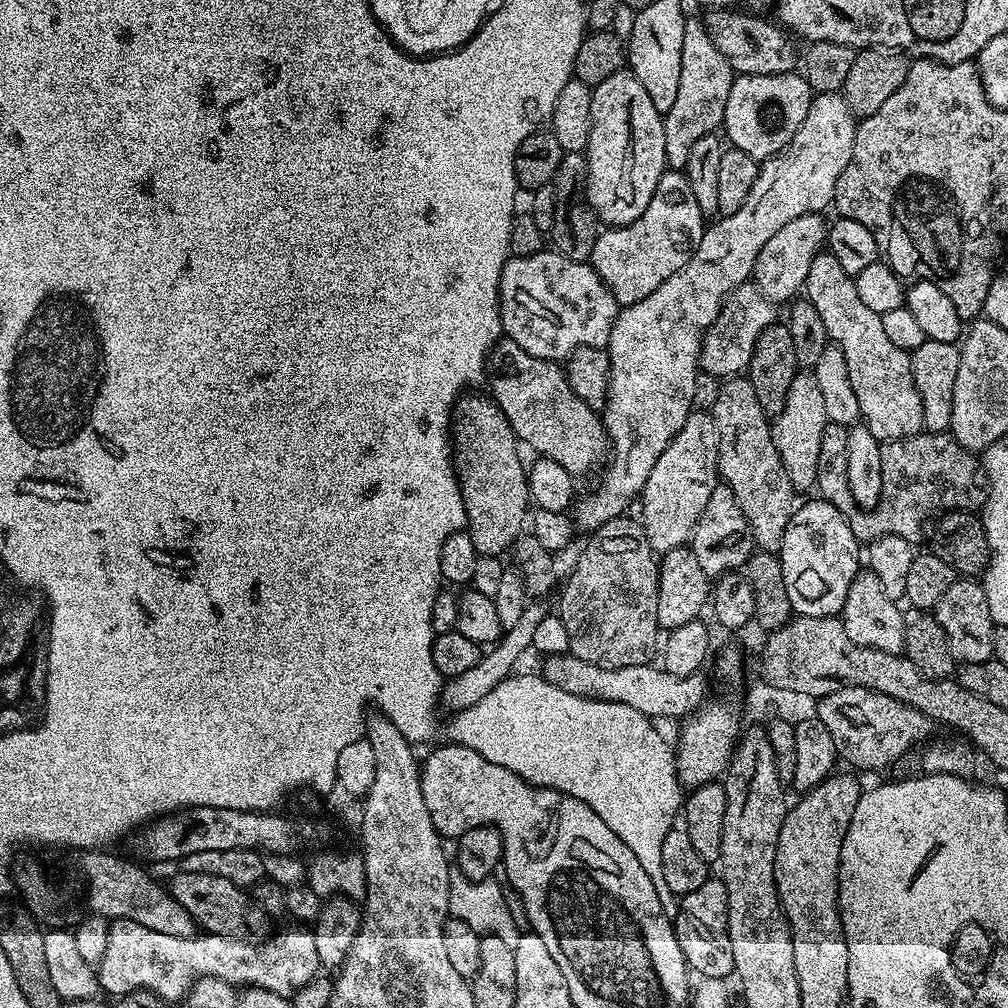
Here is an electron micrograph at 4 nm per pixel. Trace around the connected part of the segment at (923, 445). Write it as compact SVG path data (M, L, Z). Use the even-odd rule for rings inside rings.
M919 432L916 436L908 436L905 440L889 440L881 443L882 454L882 494L876 509L871 509L870 520L876 520L876 532L879 536L897 536L906 538L906 542L914 543L919 535L919 526L932 516L932 512L940 512L940 508L952 508L959 505L964 510L983 509L986 499L986 477L981 464L973 453L964 449L948 432Z

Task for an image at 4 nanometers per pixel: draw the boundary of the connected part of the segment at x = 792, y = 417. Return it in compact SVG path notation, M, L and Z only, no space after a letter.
M797 371L796 377L790 382L790 388L786 390L782 410L774 417L772 429L776 449L793 489L811 489L815 485L818 474L818 450L822 450L822 430L826 430L828 423L830 421L826 414L826 405L815 371Z

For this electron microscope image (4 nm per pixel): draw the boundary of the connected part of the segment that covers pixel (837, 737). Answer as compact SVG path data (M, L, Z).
M836 686L819 697L817 704L820 705L814 712L815 719L830 730L837 757L856 768L888 768L898 763L915 744L923 745L933 735L934 722L922 710L914 710L914 706L898 702L875 688Z

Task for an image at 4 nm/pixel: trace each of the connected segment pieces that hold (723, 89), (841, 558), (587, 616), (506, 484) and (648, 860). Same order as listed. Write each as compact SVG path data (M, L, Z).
M685 19L682 30L682 74L678 74L678 98L668 112L663 113L666 138L667 167L683 170L690 158L690 150L698 138L713 135L723 125L726 114L726 98L730 98L730 86L734 73L730 62L722 58L718 46L710 40L703 19Z
M813 498L793 511L778 555L782 582L786 582L786 594L790 594L795 615L839 617L846 590L862 568L862 544L856 540L857 533L850 530L848 520L825 500Z
M621 514L613 518L613 520L608 520L605 524L602 525L602 527L595 529L591 533L592 536L588 540L588 545L584 548L584 553L581 554L580 557L576 560L576 565L572 568L572 573L568 576L568 581L564 584L564 589L560 592L560 609L558 609L558 615L560 617L560 621L562 622L562 626L566 626L566 638L568 639L568 652L571 653L571 655L576 656L578 659L582 659L582 661L586 663L592 663L594 666L598 667L604 667L604 668L618 668L618 667L624 667L624 666L642 666L643 664L649 663L653 658L652 655L657 655L658 652L658 640L656 644L656 632L658 633L658 578L660 577L660 569L658 567L658 556L657 553L653 552L652 547L650 546L650 542L646 538L646 534L644 533L644 526L643 523L639 519L631 520L630 517L628 517L628 514Z
M461 395L452 410L450 447L456 465L456 477L460 480L460 493L466 510L467 533L481 556L503 557L511 549L517 537L525 531L530 516L528 474L525 461L520 461L521 445L516 439L510 422L502 414L495 400L484 396Z
M519 674L507 676L472 708L457 711L453 716L456 717L448 724L449 741L482 754L482 758L498 766L506 766L506 770L518 774L527 784L556 788L586 802L634 850L638 862L642 862L642 870L650 874L650 882L654 882L656 889L661 893L667 891L666 878L662 878L662 841L674 827L672 819L675 816L677 819L681 811L682 785L676 777L673 745L664 741L663 734L649 717L622 702L575 696L551 679Z

